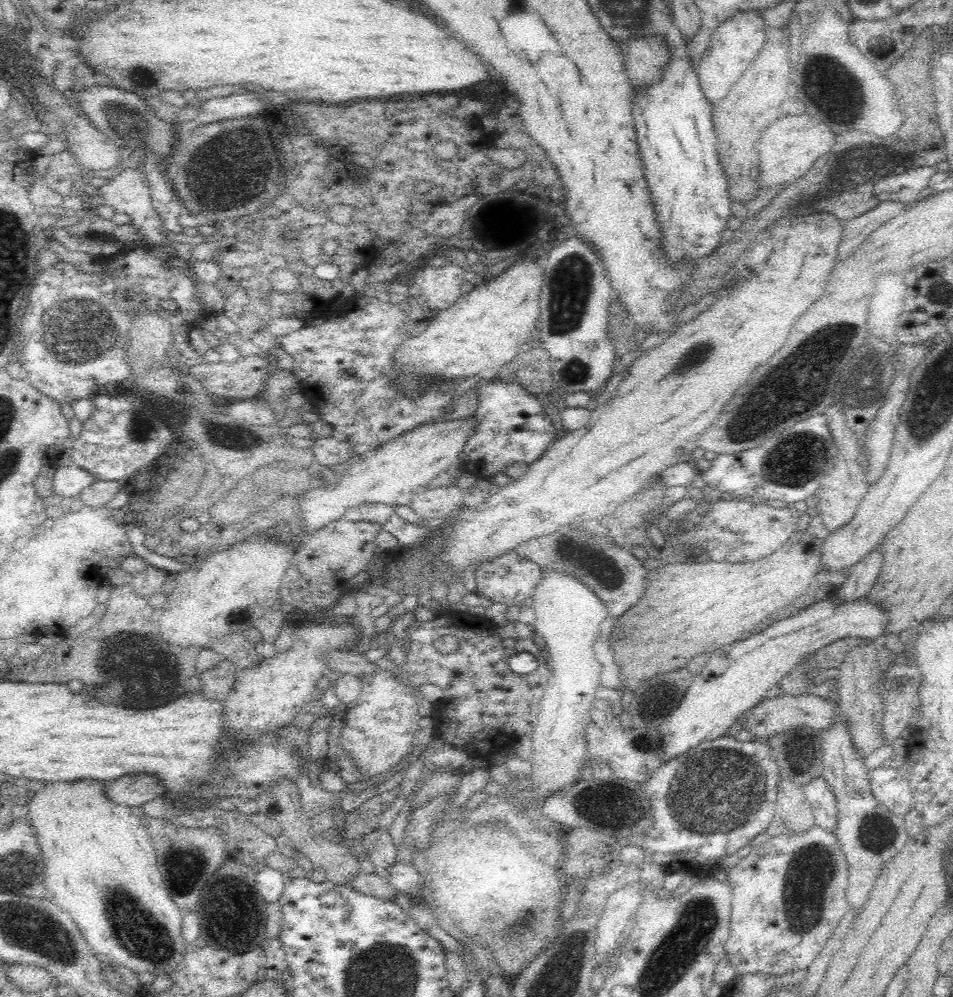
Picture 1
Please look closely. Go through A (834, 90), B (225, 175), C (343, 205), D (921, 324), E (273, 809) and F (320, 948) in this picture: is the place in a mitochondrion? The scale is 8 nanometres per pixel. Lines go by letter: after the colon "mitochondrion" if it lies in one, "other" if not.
A: mitochondrion
B: mitochondrion
C: other
D: other
E: other
F: other

